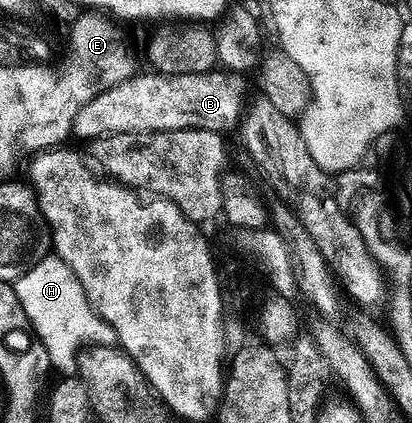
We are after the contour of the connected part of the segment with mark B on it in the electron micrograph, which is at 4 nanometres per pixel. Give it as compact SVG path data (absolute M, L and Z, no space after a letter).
M224 71L207 74L158 74L136 72L73 112L71 134L75 139L104 138L106 134L156 134L171 130L216 130L238 125L243 101Z

